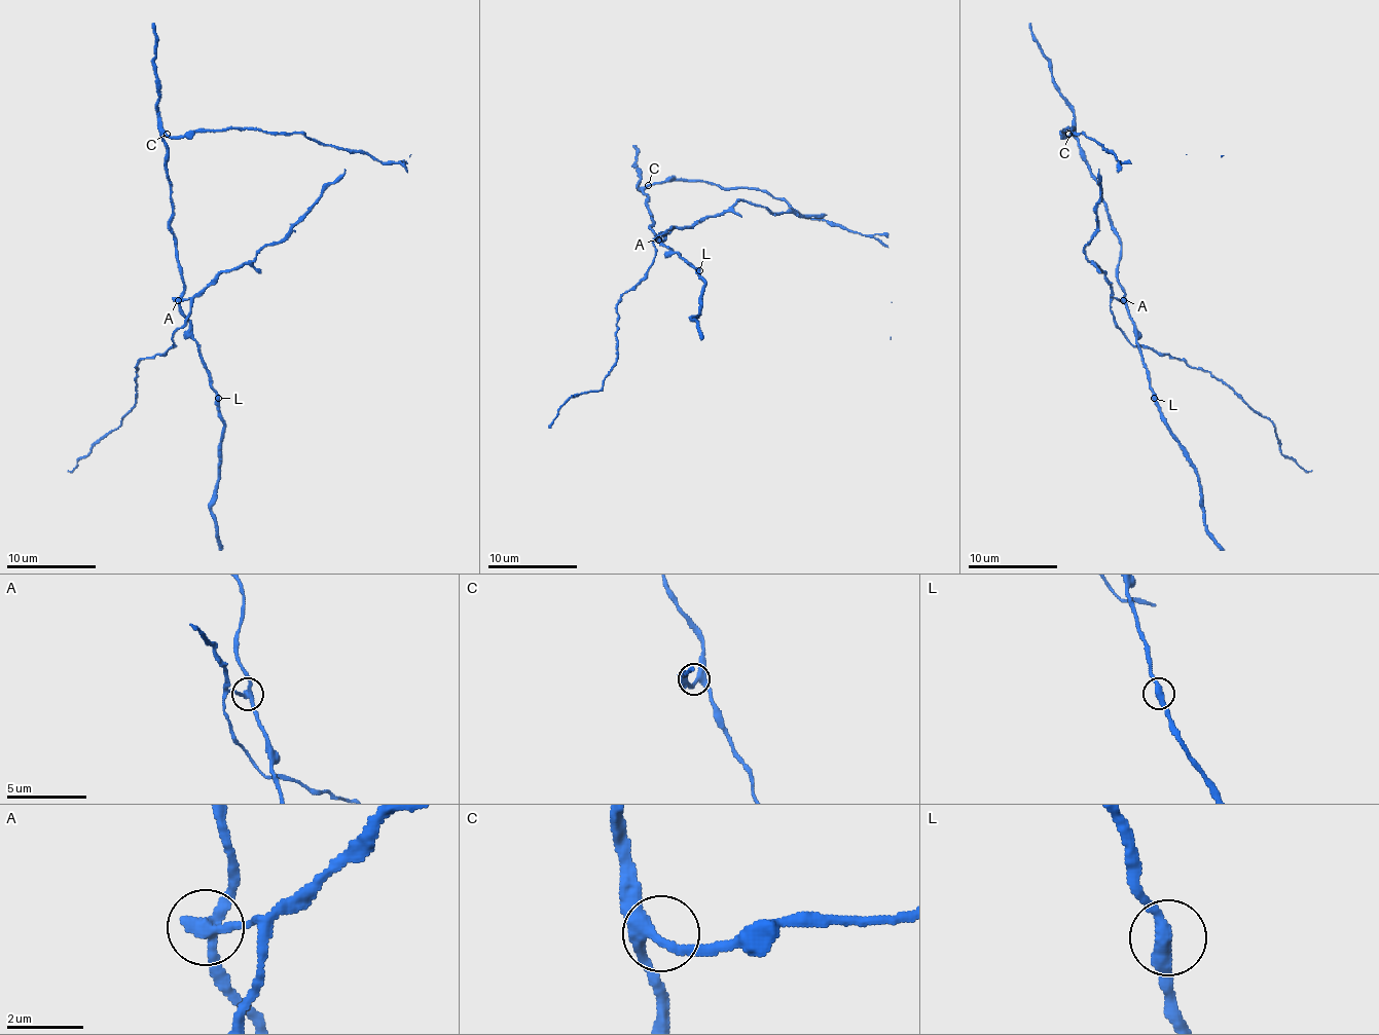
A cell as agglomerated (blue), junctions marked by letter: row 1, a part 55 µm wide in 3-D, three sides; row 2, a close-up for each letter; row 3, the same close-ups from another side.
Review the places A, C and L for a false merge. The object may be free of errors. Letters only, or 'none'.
A

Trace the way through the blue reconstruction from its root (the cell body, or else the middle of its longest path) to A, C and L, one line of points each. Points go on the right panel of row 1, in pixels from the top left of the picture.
A: (1104, 208), (1110, 225), (1121, 246), (1118, 284), (1123, 299)
C: (1104, 208), (1102, 187), (1085, 158), (1085, 151), (1068, 134)
L: (1104, 208), (1110, 225), (1121, 246), (1118, 284), (1127, 315), (1134, 324), (1134, 335), (1154, 398)

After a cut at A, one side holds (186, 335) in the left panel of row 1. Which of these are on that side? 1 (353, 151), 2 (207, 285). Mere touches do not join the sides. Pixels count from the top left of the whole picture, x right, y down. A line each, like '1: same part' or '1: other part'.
1: same part
2: other part

